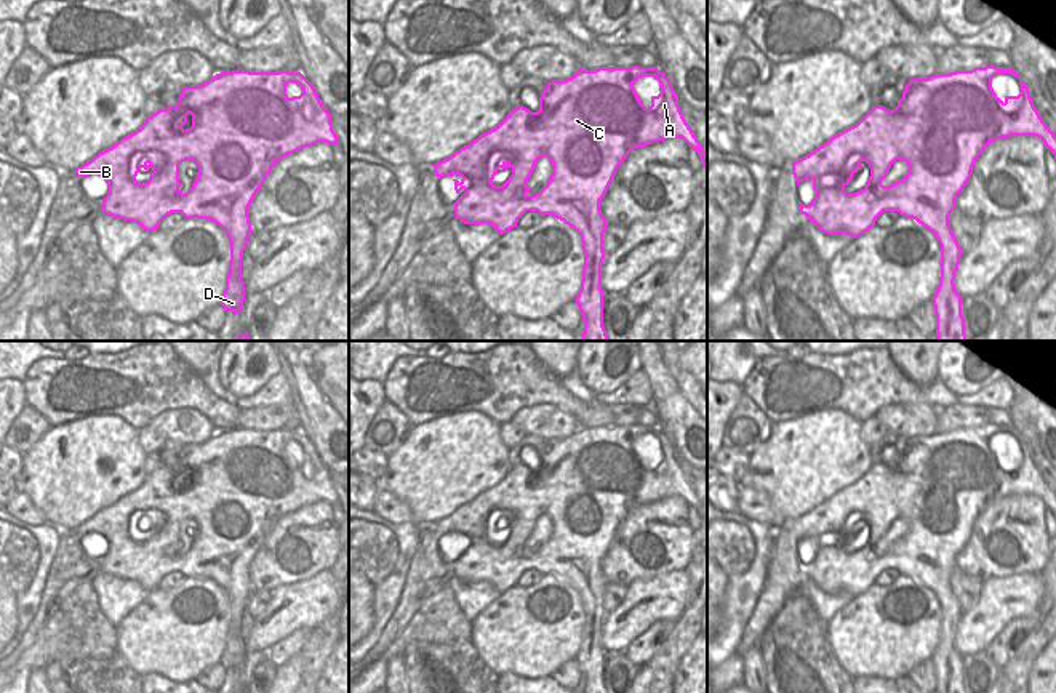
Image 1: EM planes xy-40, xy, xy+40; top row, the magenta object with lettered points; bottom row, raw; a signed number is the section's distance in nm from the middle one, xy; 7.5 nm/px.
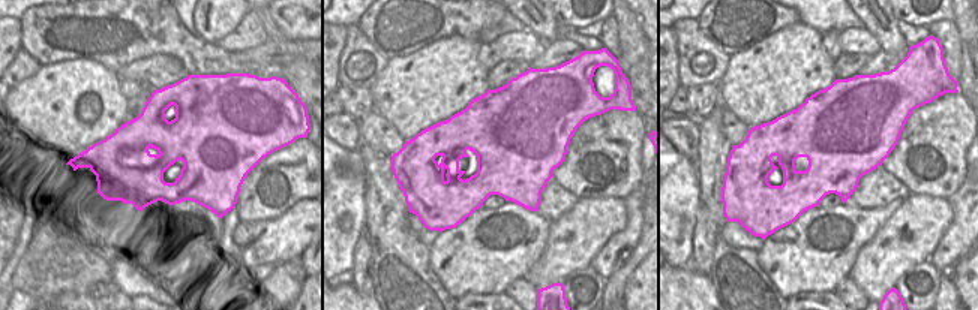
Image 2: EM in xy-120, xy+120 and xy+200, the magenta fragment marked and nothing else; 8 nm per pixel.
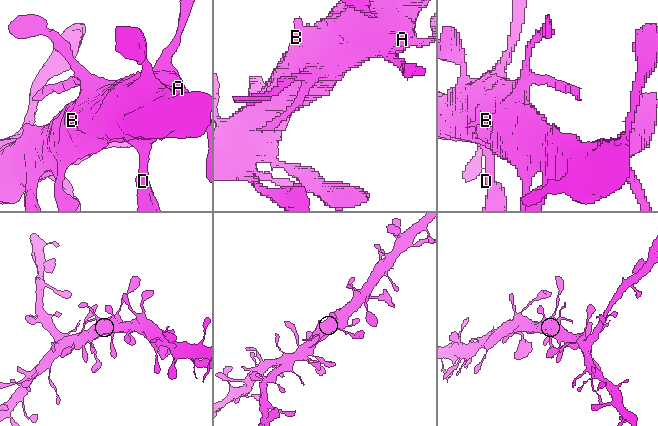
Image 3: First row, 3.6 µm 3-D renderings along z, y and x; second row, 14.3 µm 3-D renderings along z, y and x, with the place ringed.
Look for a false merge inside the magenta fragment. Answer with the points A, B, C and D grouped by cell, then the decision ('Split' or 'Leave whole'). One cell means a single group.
Groups: A B C D. Leave whole

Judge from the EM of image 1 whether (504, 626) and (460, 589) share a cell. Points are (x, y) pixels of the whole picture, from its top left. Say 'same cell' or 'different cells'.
different cells

